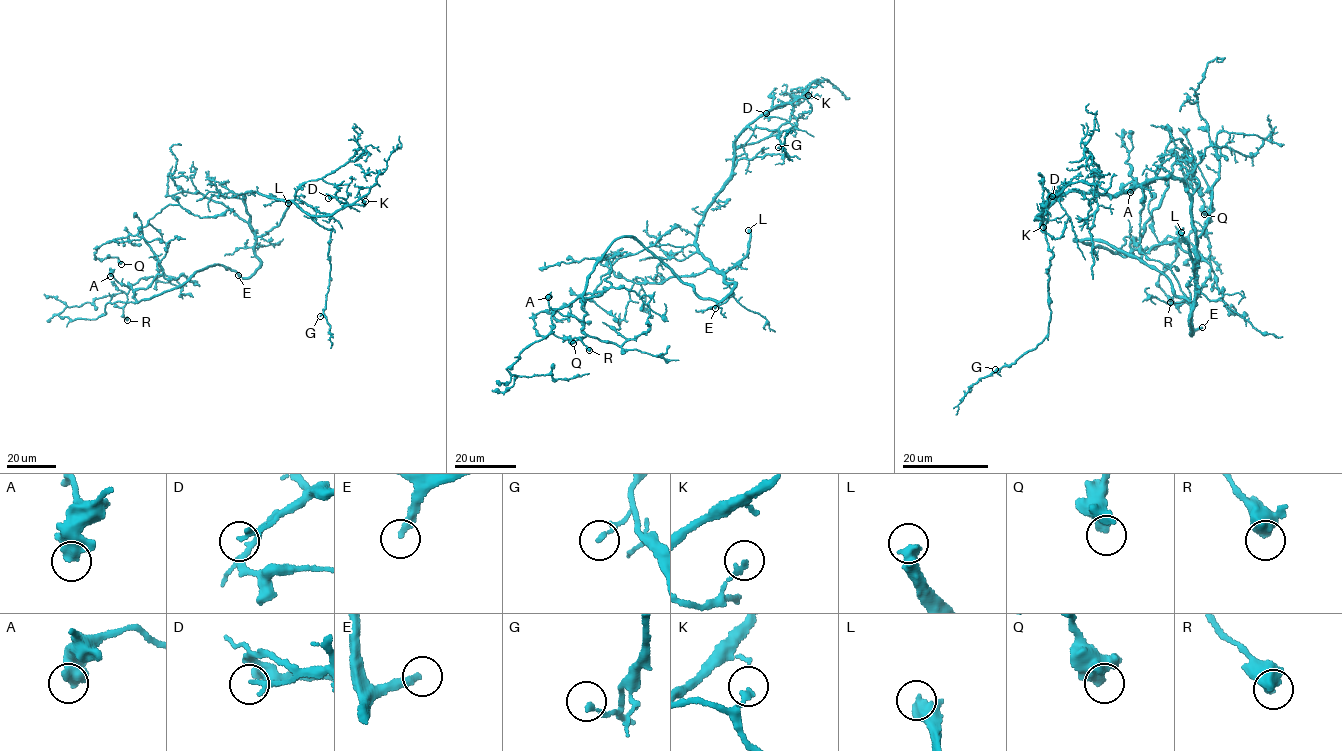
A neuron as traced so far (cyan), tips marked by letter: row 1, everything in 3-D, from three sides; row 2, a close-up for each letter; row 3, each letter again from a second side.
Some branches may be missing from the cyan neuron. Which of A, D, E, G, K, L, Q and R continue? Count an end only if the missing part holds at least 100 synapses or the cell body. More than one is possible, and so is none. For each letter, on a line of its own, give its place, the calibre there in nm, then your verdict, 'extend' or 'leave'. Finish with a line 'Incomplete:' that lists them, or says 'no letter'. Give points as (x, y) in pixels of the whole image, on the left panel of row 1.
A: (110, 276) | 550 nm | leave
D: (328, 198) | 180 nm | leave
E: (238, 275) | 260 nm | extend
G: (320, 316) | 160 nm | leave
K: (365, 201) | 170 nm | leave
L: (288, 203) | 500 nm | extend
Q: (121, 264) | 480 nm | leave
R: (127, 320) | 400 nm | leave
Incomplete: E, L

